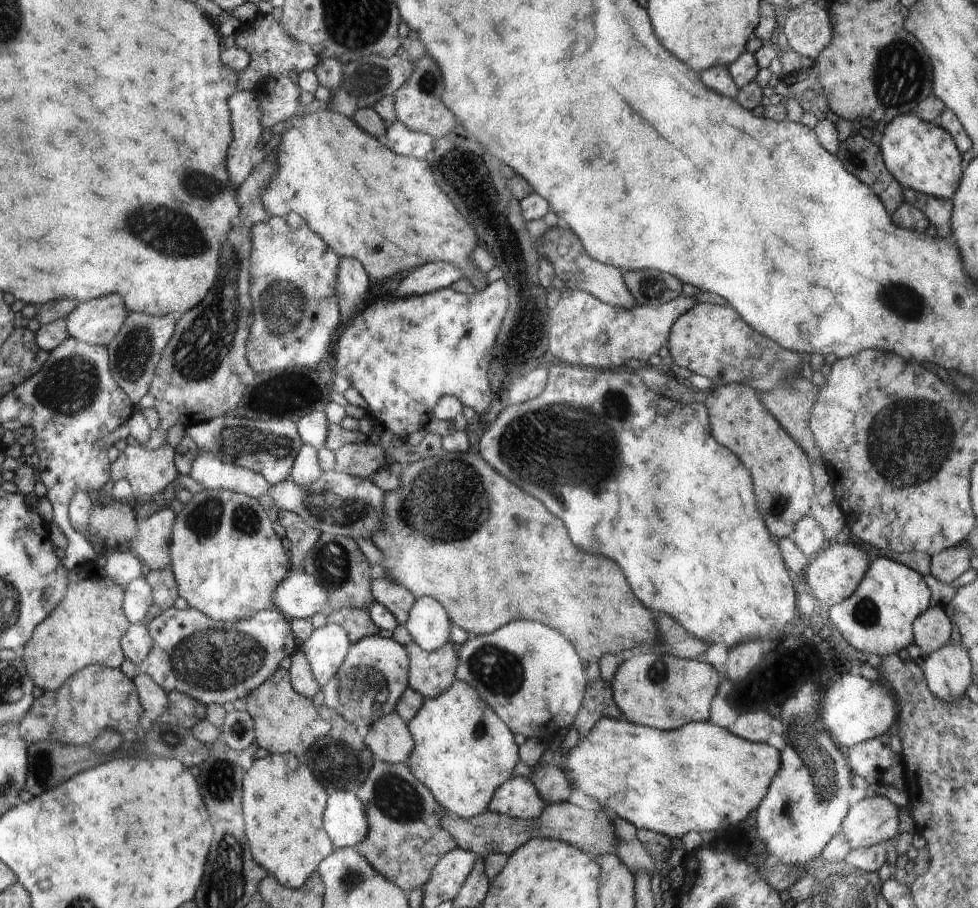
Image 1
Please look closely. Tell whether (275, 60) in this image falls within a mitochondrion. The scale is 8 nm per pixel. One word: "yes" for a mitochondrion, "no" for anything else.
no

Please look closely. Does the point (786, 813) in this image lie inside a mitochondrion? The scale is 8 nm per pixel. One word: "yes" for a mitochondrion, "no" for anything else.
yes

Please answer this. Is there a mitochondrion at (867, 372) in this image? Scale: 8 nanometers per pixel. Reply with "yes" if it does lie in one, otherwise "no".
no

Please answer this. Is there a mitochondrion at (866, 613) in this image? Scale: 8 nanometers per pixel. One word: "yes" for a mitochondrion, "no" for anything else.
yes

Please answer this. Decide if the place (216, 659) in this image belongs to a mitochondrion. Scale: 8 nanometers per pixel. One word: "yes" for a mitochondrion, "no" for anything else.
yes

